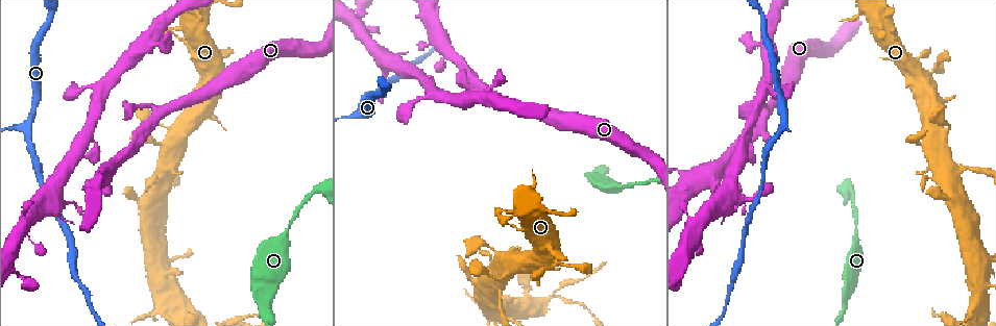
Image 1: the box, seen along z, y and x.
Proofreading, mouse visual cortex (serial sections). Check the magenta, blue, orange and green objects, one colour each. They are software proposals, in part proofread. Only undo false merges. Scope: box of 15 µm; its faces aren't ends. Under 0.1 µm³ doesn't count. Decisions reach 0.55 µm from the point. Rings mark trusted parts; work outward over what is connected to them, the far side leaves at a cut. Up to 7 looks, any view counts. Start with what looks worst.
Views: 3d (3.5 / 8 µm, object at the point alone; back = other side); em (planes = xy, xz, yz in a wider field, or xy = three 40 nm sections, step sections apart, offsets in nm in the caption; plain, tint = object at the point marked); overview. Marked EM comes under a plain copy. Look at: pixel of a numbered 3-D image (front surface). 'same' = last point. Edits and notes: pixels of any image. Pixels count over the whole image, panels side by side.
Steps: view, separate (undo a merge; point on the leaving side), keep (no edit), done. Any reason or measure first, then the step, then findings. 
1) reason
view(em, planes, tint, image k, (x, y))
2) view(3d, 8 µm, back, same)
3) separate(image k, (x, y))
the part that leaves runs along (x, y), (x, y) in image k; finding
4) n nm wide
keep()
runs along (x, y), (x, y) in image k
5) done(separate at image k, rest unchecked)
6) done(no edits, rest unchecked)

thin neck
view(3d, 3.5 µm, image 1, (622, 185))

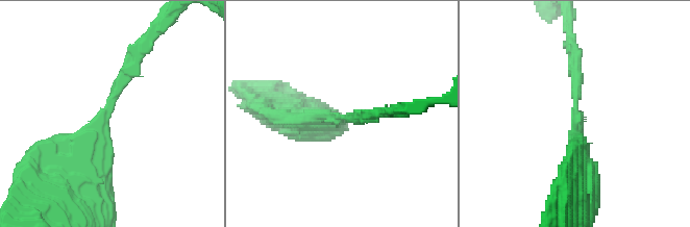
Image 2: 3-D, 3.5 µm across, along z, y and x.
arms of 200, 300 nm; need the tissue
view(em, xy, step 2, tint, image 2, (346, 120))

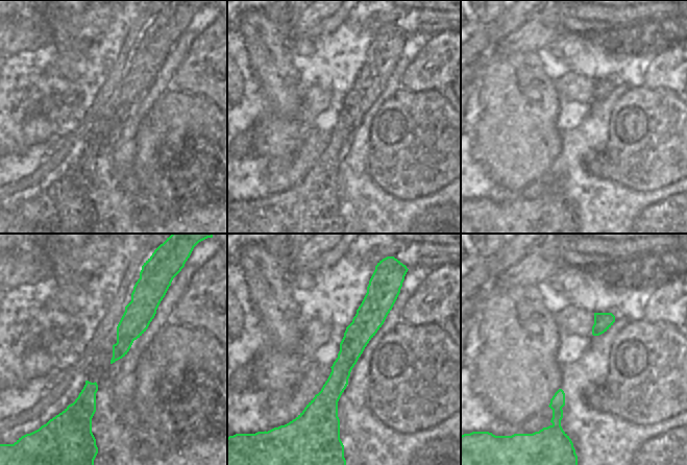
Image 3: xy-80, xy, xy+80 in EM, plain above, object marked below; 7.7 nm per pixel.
view(em, xy, step 3, tint, same)

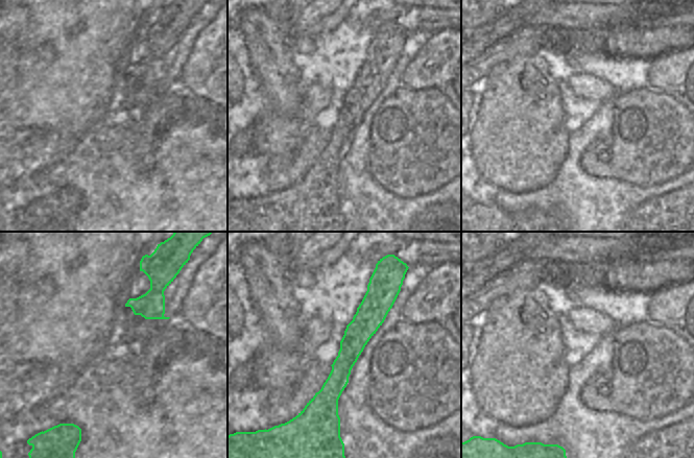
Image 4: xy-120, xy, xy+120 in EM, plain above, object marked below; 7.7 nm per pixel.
keep()
runs along (80, 160), (145, 39) in image 2; all the same cell

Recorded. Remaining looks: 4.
three arms meet
view(3d, 8 µm, image 1, (28, 124))

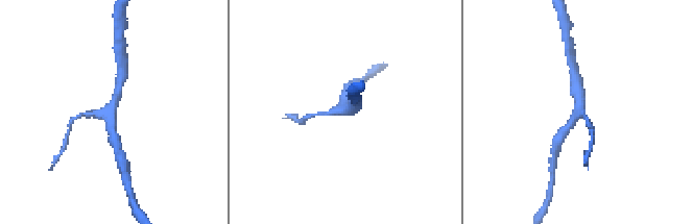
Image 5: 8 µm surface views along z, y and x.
3 arms; arms of 150, 300, 300 nm; need the tissue
view(em, planes, tint, image 5, (111, 107))

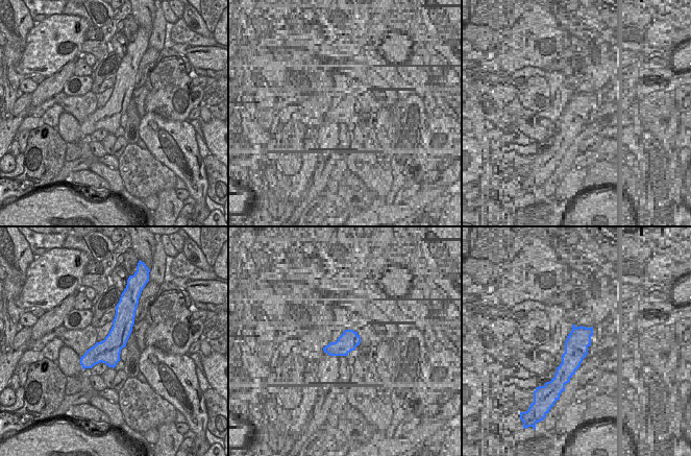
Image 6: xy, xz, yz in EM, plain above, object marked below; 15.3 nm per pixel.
keep()
runs along (119, 311), (119, 333), (88, 365) in image 6; one cell here

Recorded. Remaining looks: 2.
sudden change in width
view(3d, 3.5 µm, image 1, (956, 170))

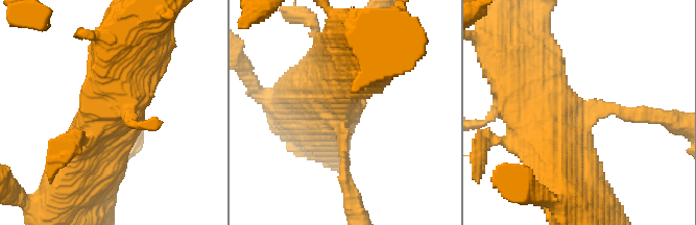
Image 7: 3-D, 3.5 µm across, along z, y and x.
now the EM
view(em, xy, step 1, tint, image 7, (571, 122))

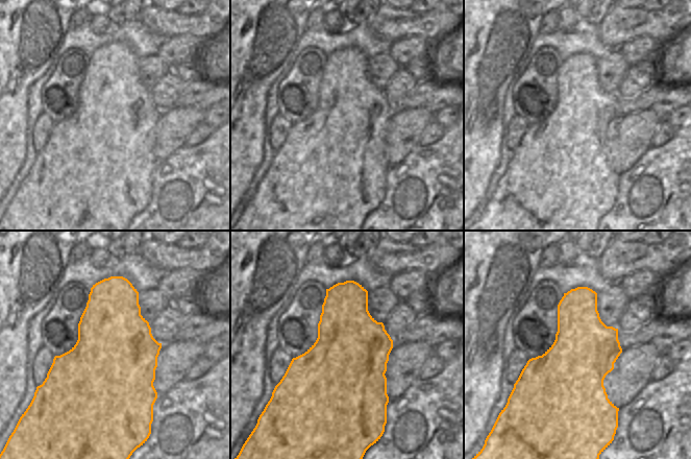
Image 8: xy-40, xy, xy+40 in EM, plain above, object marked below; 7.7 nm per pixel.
keep()
runs along (542, 115), (584, 217) in image 7; continuous, no second cell

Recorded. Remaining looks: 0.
done(no edits, rest unchecked)

